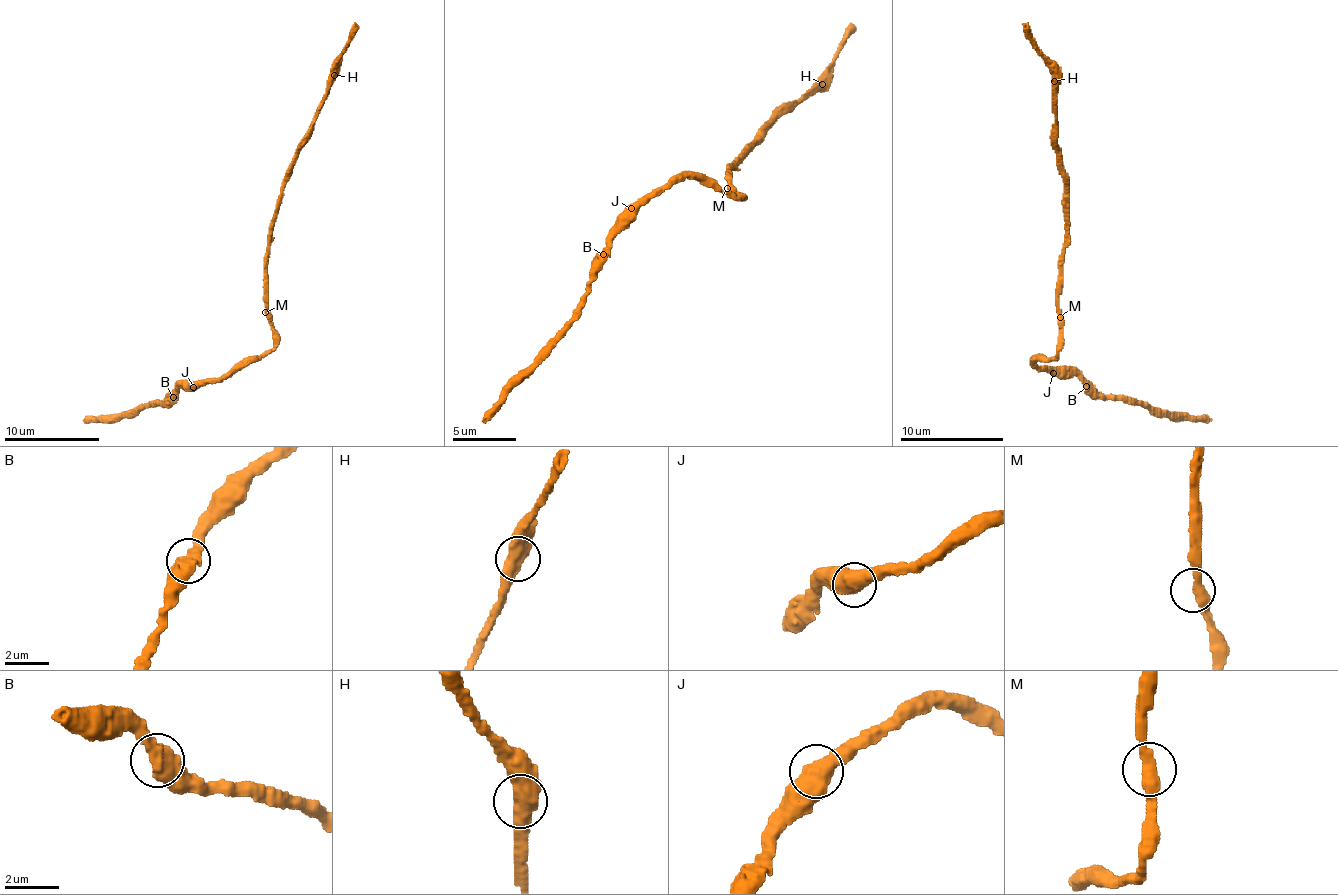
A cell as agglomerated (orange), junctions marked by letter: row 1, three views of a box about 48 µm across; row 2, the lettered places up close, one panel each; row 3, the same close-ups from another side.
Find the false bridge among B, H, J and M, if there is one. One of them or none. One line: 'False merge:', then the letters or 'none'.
False merge: none

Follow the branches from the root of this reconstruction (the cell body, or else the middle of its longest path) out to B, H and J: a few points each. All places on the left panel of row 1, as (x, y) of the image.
B: (269, 310), (274, 336), (272, 350), (245, 358), (229, 374), (188, 381), (172, 396)
H: (269, 310), (269, 224), (286, 170), (327, 95), (327, 83), (334, 75)
J: (269, 310), (274, 336), (272, 350), (245, 358), (233, 372), (203, 380), (193, 387)

